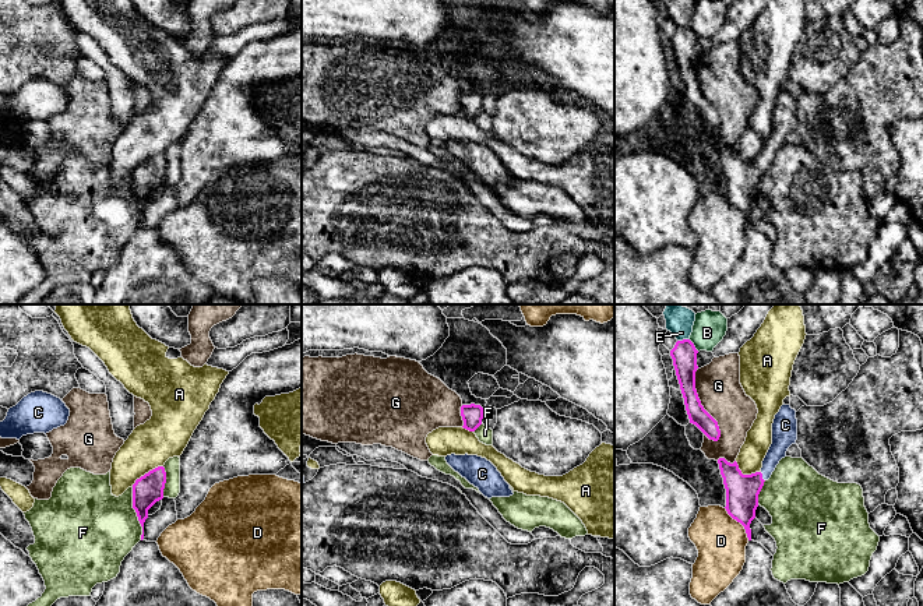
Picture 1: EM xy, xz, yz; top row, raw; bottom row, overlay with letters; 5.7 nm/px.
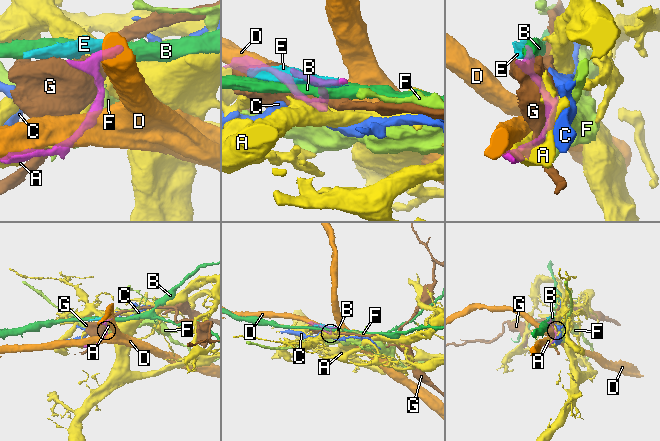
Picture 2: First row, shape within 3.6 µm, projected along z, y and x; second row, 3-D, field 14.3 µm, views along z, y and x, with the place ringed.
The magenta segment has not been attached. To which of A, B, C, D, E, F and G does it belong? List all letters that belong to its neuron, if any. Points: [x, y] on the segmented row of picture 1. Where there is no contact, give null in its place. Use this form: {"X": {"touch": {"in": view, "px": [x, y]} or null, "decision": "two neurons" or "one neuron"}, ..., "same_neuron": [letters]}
{"A": {"touch": {"in": "xy", "px": [148, 472]}, "decision": "two neurons"}, "B": {"touch": {"in": "yz", "px": [693, 345]}, "decision": "two neurons"}, "C": {"touch": {"in": "yz", "px": [761, 476]}, "decision": "one neuron"}, "D": {"touch": {"in": "yz", "px": [739, 521]}, "decision": "two neurons"}, "E": {"touch": {"in": "yz", "px": [683, 340]}, "decision": "two neurons"}, "F": {"touch": {"in": "xy", "px": [136, 511]}, "decision": "two neurons"}, "G": {"touch": {"in": "yz", "px": [703, 407]}, "decision": "two neurons"}, "same_neuron": ["C"]}

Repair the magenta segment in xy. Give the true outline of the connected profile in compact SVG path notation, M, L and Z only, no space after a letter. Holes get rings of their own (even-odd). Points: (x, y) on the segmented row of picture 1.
M158 466L133 485L133 508L137 512L138 521L142 526L141 540L144 539L144 522L148 518L148 510L163 498L163 489L166 483L166 472L163 466Z

